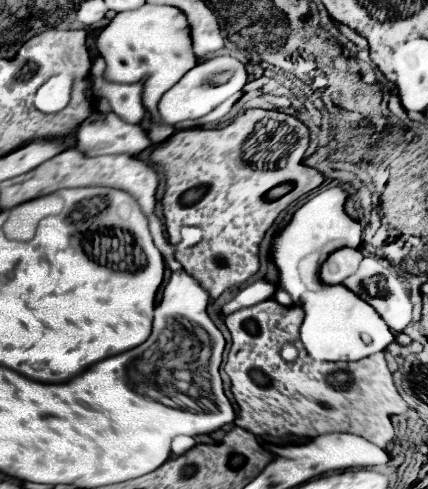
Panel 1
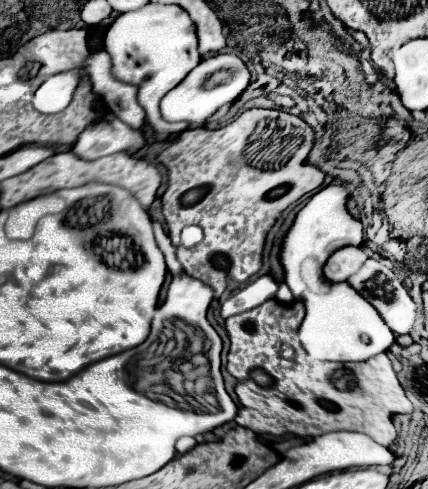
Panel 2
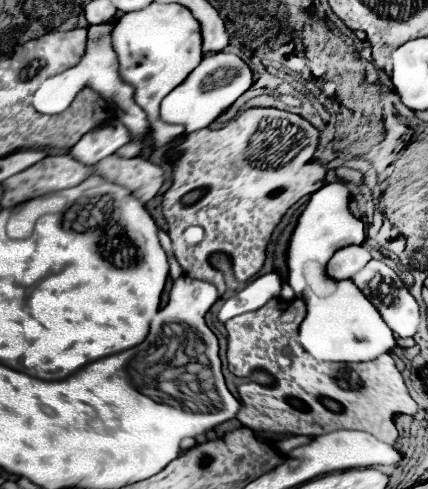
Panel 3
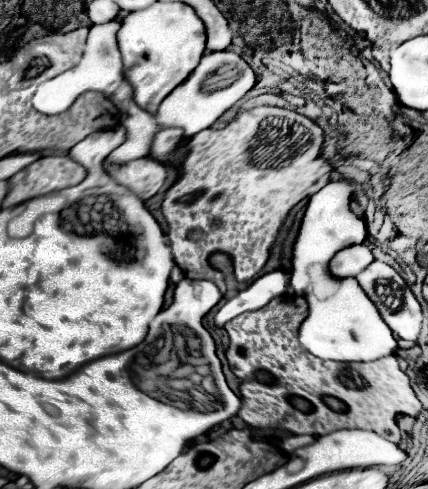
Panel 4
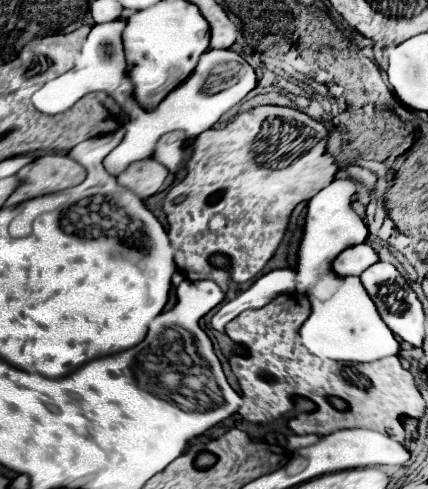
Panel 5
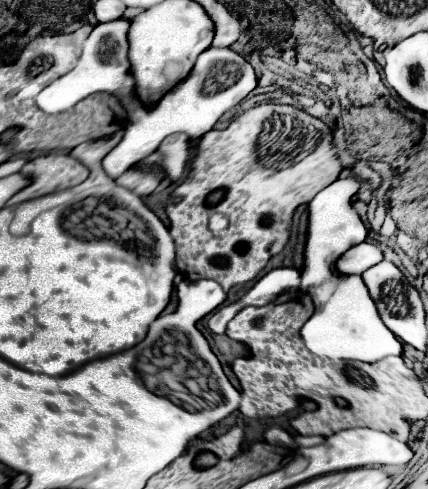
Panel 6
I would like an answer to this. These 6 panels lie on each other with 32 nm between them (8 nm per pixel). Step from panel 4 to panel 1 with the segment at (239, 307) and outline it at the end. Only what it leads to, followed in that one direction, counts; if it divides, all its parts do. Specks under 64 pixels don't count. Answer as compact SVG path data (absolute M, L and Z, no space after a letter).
M258 280L258 282L250 284L250 286L246 286L244 290L240 290L240 292L236 294L236 298L222 308L222 314L226 316L226 314L230 314L230 312L234 312L234 310L238 310L238 308L248 308L248 306L252 306L252 304L264 302L264 300L268 300L274 292L276 292L276 286L274 286L274 284L270 284L270 282L266 282L266 280Z

